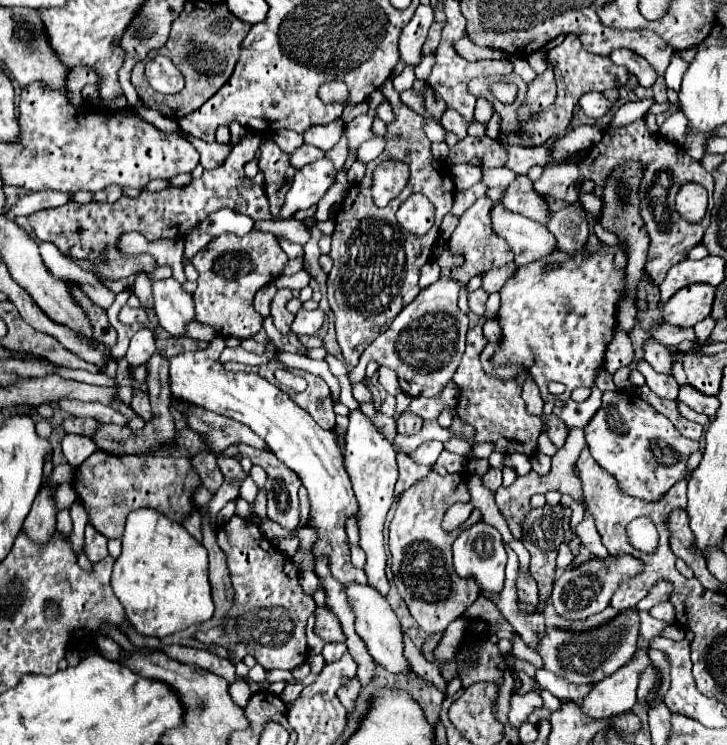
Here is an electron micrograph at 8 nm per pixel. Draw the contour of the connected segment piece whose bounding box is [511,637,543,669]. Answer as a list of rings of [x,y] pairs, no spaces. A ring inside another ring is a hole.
[[[519,637],[513,639],[513,651],[511,651],[511,655],[515,659],[527,659],[527,661],[531,661],[535,665],[535,669],[543,667],[543,659],[535,651],[531,651],[529,647],[525,647],[525,643]]]

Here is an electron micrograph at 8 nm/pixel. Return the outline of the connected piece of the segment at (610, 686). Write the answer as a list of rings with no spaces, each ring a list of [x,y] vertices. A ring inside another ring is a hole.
[[[637,651],[637,655],[627,665],[593,685],[593,689],[581,701],[583,713],[587,713],[587,717],[591,719],[607,719],[619,713],[627,713],[637,701],[635,691],[639,673],[649,665],[651,659],[647,651]]]

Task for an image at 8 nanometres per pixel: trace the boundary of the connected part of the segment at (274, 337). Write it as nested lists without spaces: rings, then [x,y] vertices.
[[[271,316],[267,317],[267,319],[264,319],[263,327],[268,338],[275,343],[275,346],[278,350],[307,356],[307,349],[299,341],[297,335],[295,335],[293,332],[290,332],[286,335],[281,334],[275,328]]]

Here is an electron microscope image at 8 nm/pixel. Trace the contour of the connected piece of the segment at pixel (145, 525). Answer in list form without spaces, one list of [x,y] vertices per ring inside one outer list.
[[[137,509],[129,513],[121,537],[121,555],[115,559],[111,573],[111,587],[121,601],[125,615],[139,635],[165,637],[175,631],[187,629],[193,623],[203,623],[213,617],[211,585],[207,577],[207,549],[195,541],[187,529],[155,509]]]

